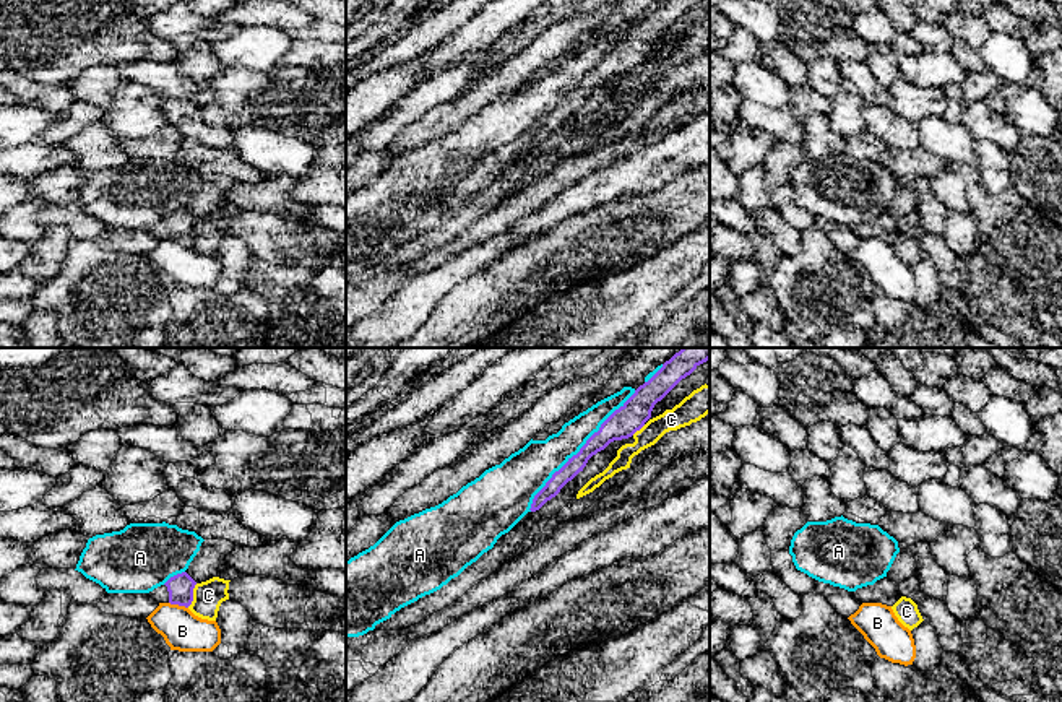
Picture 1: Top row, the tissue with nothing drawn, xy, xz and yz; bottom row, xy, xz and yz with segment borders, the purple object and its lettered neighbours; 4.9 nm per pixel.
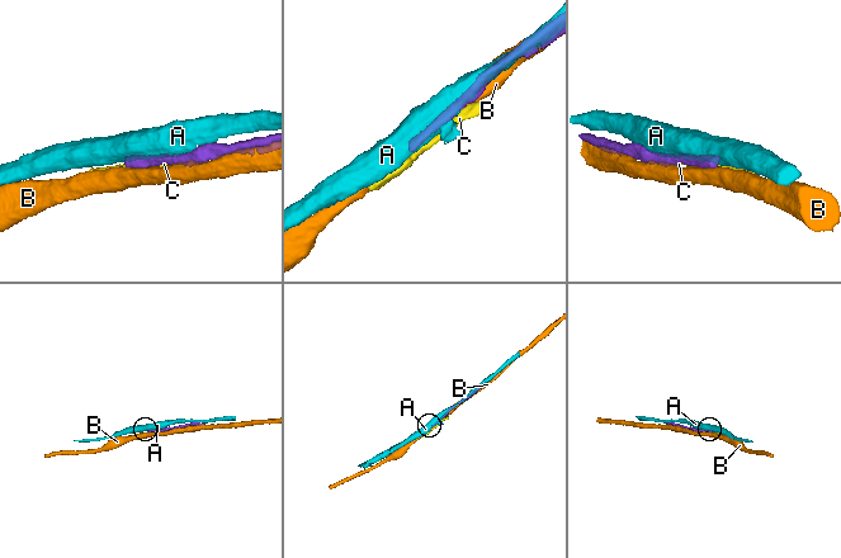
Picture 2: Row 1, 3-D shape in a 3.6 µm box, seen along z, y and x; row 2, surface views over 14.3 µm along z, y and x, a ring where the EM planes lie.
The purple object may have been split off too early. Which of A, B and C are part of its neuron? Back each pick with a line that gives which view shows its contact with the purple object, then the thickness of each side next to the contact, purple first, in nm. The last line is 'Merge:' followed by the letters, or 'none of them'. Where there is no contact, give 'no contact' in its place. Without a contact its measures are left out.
Merge: none of them

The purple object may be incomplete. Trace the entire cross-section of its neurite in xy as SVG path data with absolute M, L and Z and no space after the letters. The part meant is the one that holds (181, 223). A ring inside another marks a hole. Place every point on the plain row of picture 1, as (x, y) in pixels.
M182 208L149 228L149 232L158 239L171 239L188 244L193 237L195 221L196 218L187 208Z

